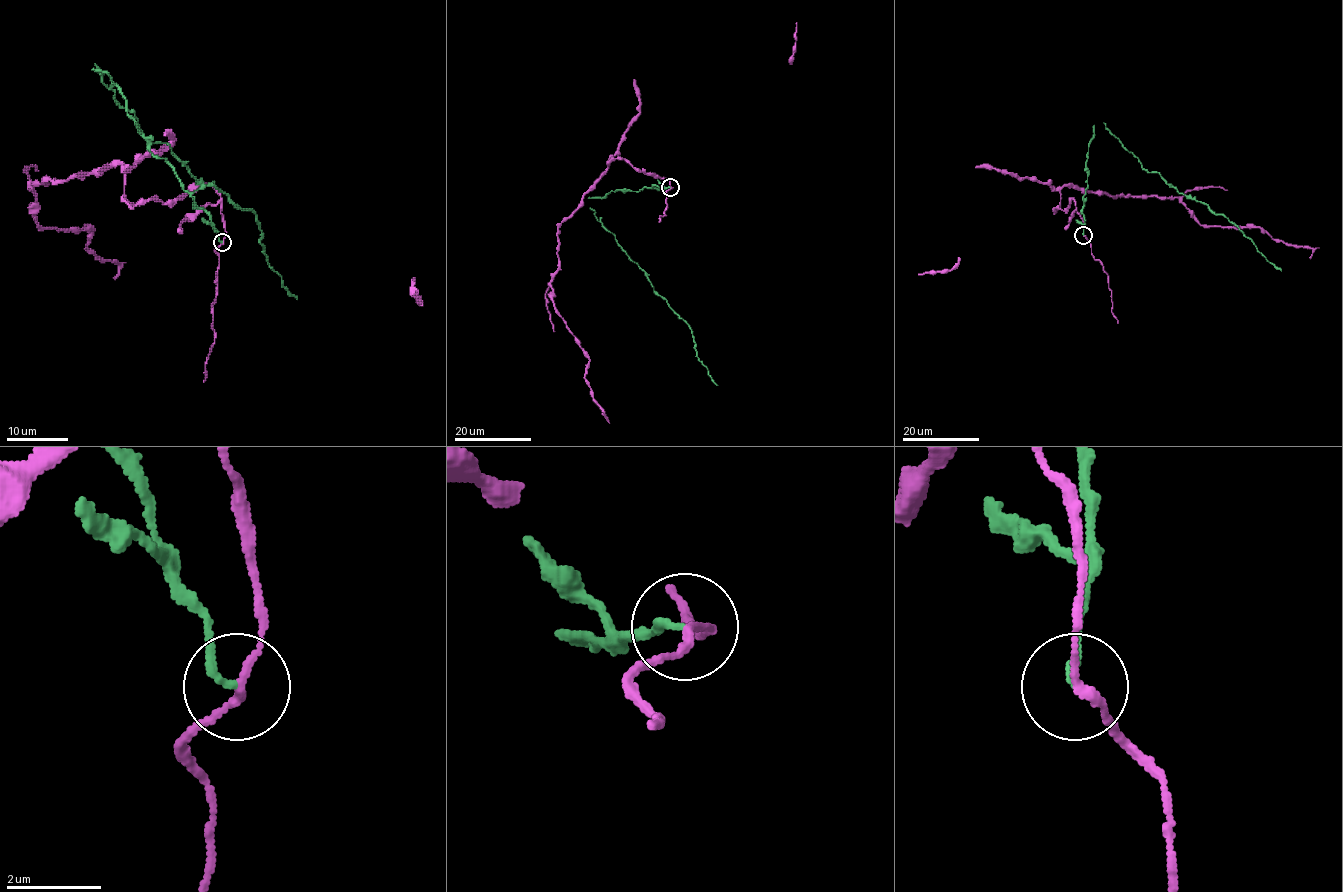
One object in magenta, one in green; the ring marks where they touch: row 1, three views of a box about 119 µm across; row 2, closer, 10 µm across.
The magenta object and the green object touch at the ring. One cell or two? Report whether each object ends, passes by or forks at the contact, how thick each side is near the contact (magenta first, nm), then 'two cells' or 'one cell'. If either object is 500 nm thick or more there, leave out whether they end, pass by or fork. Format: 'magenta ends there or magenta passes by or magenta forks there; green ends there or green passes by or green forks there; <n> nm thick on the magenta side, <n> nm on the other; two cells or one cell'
magenta passes by; green ends there; 150 nm thick on the magenta side, 180 nm on the other; two cells

